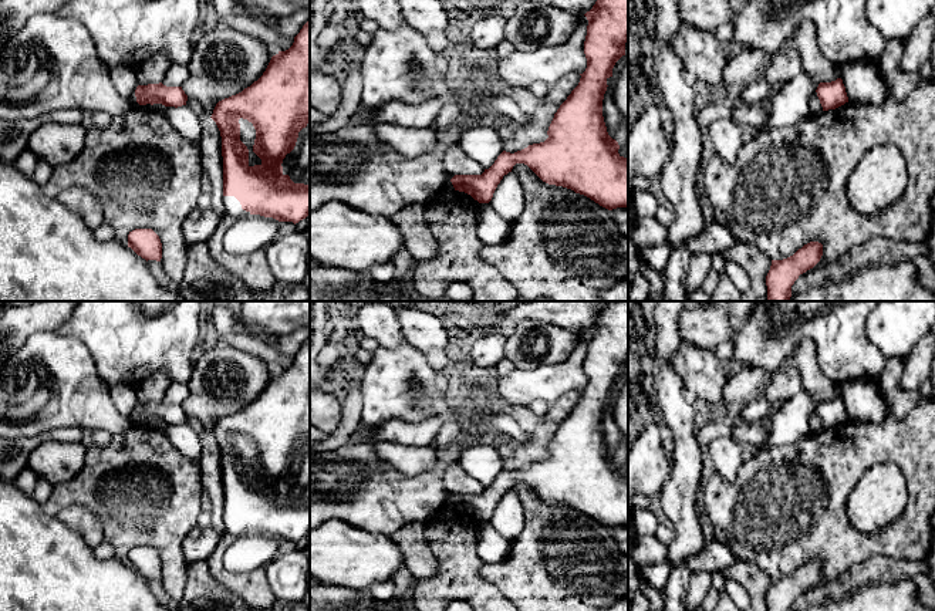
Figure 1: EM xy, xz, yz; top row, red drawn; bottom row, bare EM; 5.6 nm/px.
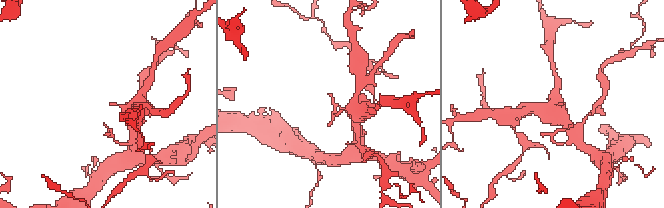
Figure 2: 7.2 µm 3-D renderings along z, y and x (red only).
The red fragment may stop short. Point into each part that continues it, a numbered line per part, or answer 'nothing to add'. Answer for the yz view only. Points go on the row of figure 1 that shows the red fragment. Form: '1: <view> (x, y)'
nothing to add

